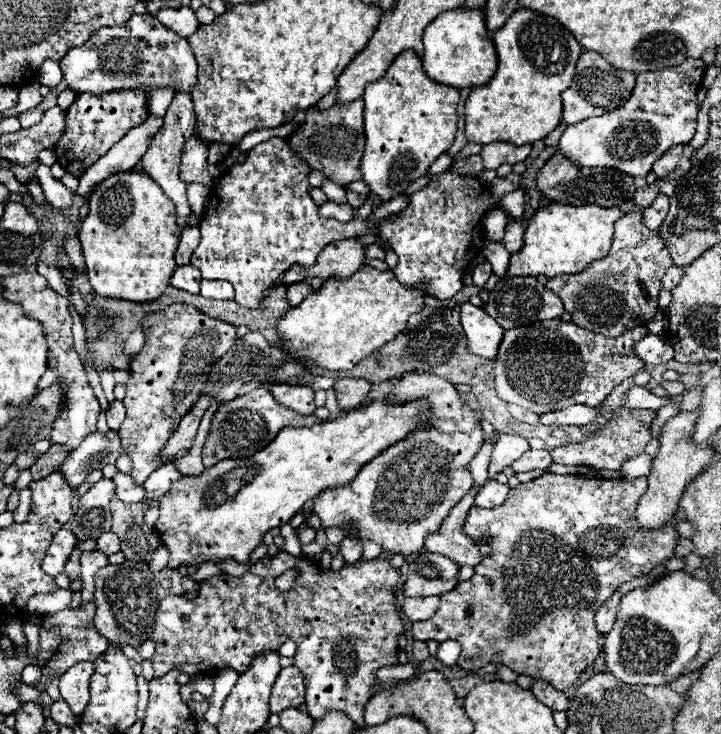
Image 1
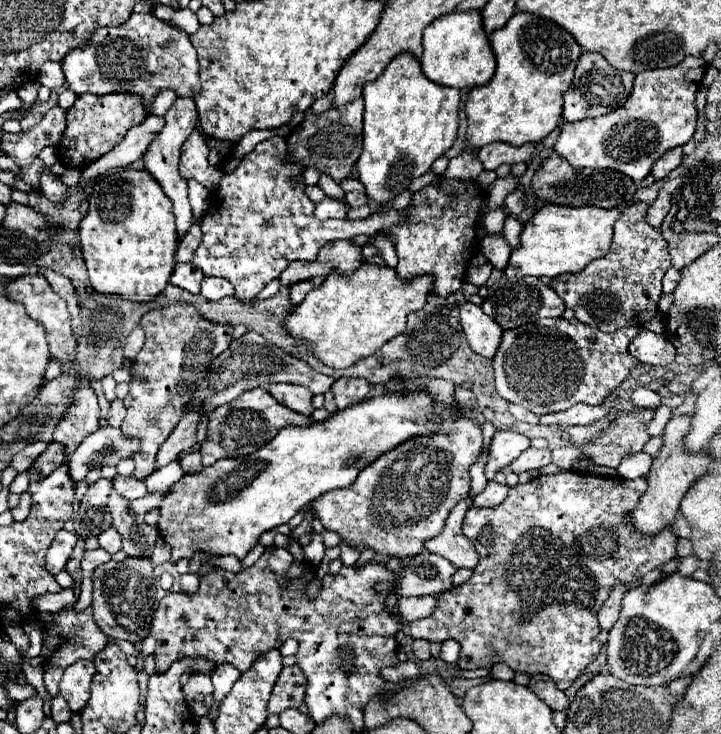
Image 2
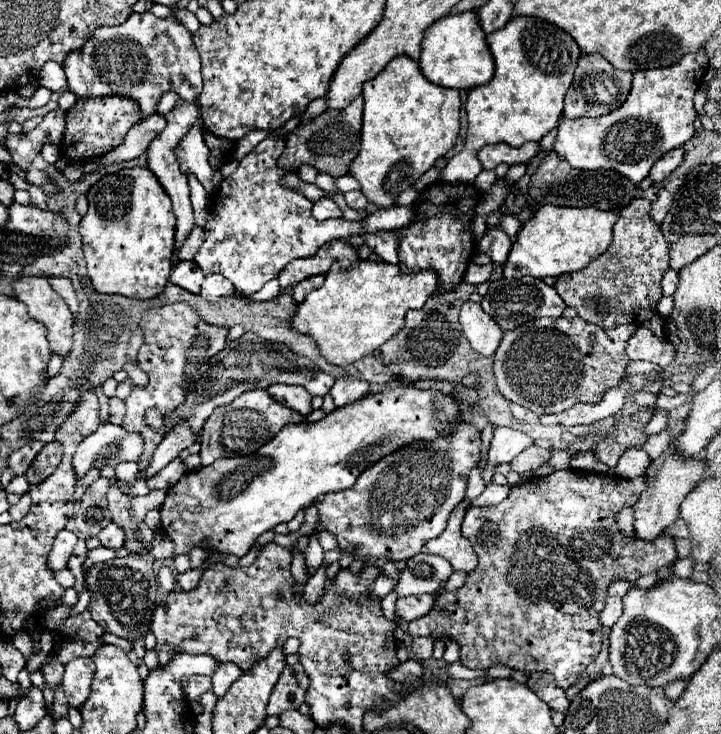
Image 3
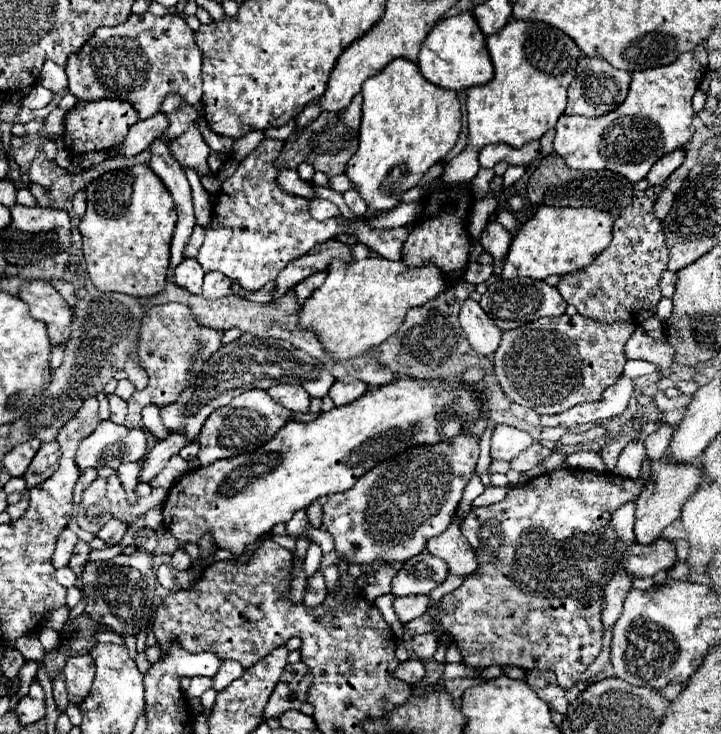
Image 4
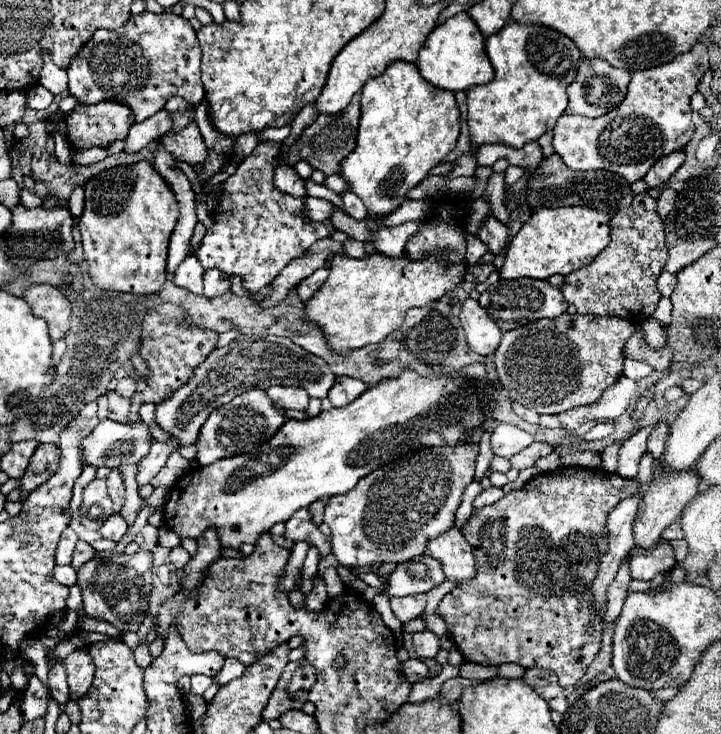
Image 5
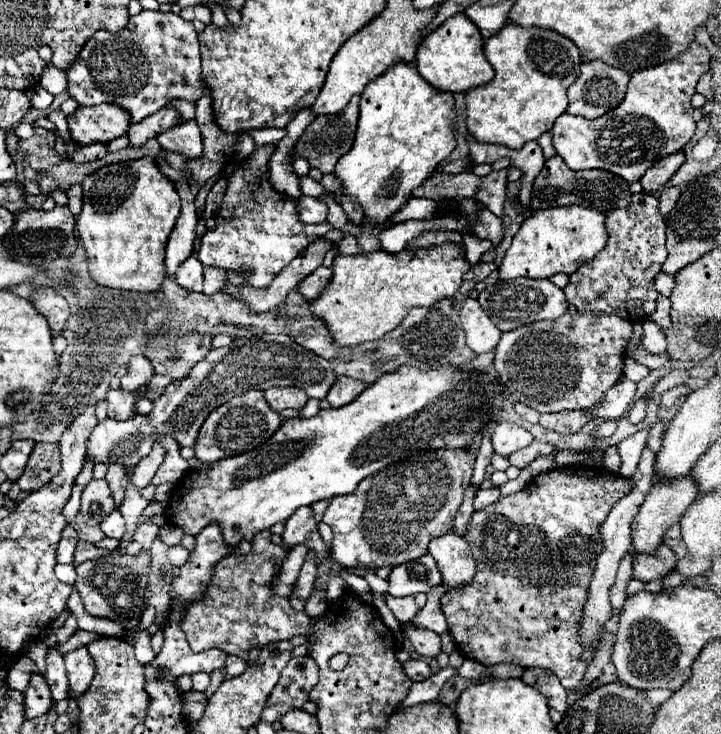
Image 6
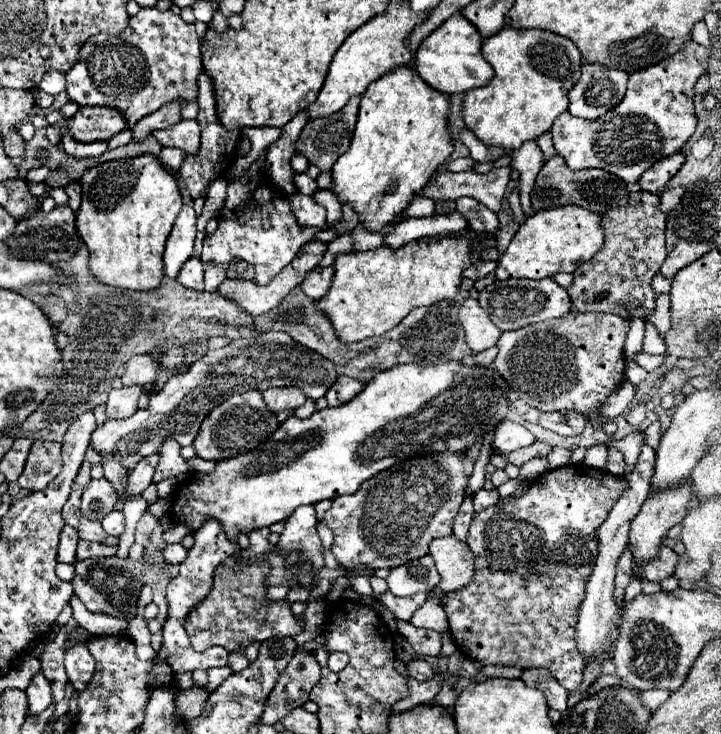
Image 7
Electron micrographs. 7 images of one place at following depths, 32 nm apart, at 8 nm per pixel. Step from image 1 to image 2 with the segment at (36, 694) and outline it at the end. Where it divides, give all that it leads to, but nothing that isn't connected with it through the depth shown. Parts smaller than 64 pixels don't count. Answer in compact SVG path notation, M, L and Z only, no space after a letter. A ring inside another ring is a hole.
M5 681L3 688L9 697L17 702L30 698L30 696L33 696L36 692L35 687L30 684L22 685L13 681Z

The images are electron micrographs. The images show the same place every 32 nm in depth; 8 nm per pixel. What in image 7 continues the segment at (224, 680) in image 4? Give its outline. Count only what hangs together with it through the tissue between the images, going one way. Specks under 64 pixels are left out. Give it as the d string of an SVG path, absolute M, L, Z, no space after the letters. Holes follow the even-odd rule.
M238 648L238 650L234 650L234 652L230 652L230 658L228 658L228 664L230 664L230 668L232 668L232 672L238 672L238 670L244 670L250 662L248 662L248 658L246 658L246 654L244 654L244 650L242 648Z

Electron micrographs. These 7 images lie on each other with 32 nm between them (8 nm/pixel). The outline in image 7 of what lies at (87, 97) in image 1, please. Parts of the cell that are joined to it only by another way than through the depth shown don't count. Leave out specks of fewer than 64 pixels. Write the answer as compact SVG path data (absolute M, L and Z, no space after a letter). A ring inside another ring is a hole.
M80 108L70 120L70 136L78 142L110 140L114 134L126 128L118 112L112 108Z

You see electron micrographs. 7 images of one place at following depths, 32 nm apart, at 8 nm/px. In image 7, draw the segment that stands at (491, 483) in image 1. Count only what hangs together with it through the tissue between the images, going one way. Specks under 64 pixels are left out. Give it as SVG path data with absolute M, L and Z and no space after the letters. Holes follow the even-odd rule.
M494 488L494 490L480 490L480 492L476 492L474 498L472 498L472 502L474 502L474 512L486 510L488 506L496 504L498 498L500 498L500 496L498 496L498 490L496 490L496 488Z

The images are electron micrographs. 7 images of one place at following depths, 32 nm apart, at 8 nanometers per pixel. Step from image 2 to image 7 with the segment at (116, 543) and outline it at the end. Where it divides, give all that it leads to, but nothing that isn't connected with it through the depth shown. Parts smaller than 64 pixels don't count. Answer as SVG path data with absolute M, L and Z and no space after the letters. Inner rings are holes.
M112 510L110 514L106 514L106 516L104 516L102 526L104 526L104 530L106 530L108 534L122 536L124 526L126 526L126 522L124 522L124 514L122 514L122 512L118 512L118 510Z

